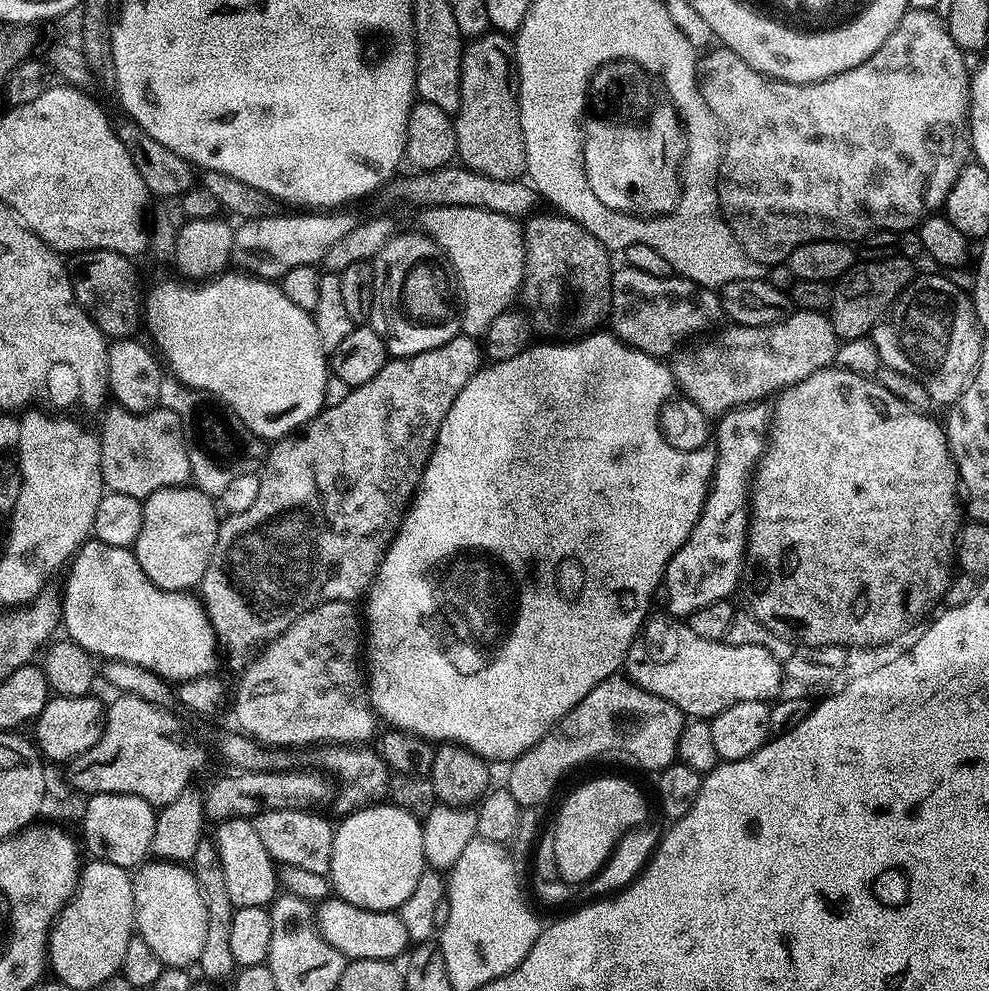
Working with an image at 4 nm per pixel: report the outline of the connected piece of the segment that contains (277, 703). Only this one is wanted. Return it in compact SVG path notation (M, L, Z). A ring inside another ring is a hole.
M339 600L338 602L326 602L325 604L319 604L317 608L312 608L309 612L303 612L302 615L298 618L298 622L294 622L290 625L290 627L285 630L280 637L276 640L272 640L269 644L265 644L262 651L259 653L260 656L257 658L256 661L253 662L252 665L249 666L248 669L244 672L244 677L240 680L240 685L236 688L236 724L241 733L247 736L249 740L255 742L257 745L260 744L269 744L272 748L304 748L307 744L320 744L319 746L360 746L363 745L365 742L368 742L368 739L375 737L378 732L378 727L376 728L376 724L378 725L378 717L373 709L372 706L372 698L370 695L370 688L369 685L366 683L366 672L365 669L362 667L362 649L365 647L366 644L366 628L365 625L362 623L362 612L356 609L357 605L350 600Z

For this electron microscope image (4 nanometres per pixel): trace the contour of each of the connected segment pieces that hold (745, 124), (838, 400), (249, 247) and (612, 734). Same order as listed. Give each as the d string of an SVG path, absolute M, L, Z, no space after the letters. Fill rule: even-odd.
M909 8L908 12L902 18L902 22L898 22L898 26L890 34L890 38L886 38L886 42L882 42L882 46L878 46L878 50L874 50L874 54L870 54L870 58L866 58L866 62L862 62L858 66L854 66L850 70L842 70L842 74L834 74L825 80L816 80L813 84L795 84L794 82L786 82L785 80L776 80L773 76L768 76L764 72L754 70L742 58L738 58L738 54L734 54L734 50L723 46L716 46L713 52L708 52L699 57L696 62L696 85L702 90L702 98L706 98L706 103L710 105L710 110L714 110L714 114L722 122L724 127L724 157L722 158L722 166L718 174L718 198L720 199L720 212L724 215L725 222L730 226L730 230L734 234L736 241L742 246L744 253L754 262L771 266L771 264L783 265L787 261L788 255L798 246L802 246L811 240L843 240L845 242L860 242L873 229L879 230L885 228L897 234L904 234L907 228L915 229L920 221L939 213L943 209L945 200L948 199L950 190L954 186L954 182L958 178L960 171L964 169L965 164L970 160L970 133L968 130L968 106L970 103L970 64L966 59L965 53L954 42L954 38L948 33L945 21L936 17L937 13L933 10L918 10L917 8Z
M829 366L818 370L814 374L810 374L810 378L802 378L802 382L791 384L790 387L783 389L779 393L776 402L776 412L770 416L770 435L766 440L766 449L763 458L760 460L759 466L756 468L756 474L752 481L752 491L750 493L750 523L748 525L748 547L747 551L752 552L760 559L760 564L764 567L764 572L768 575L768 585L764 588L764 593L761 594L760 600L756 600L750 605L750 611L753 616L756 616L762 622L762 626L766 626L770 630L774 630L780 636L787 636L793 641L799 642L801 645L813 648L814 646L834 646L839 644L841 648L855 650L855 648L872 648L875 644L888 644L891 640L896 640L911 624L916 624L932 607L943 601L948 583L951 582L954 575L954 557L956 554L956 537L962 527L962 519L960 520L960 512L962 516L962 504L956 501L956 492L958 496L958 477L956 474L956 463L952 461L952 452L948 449L948 437L945 429L940 428L931 419L928 414L921 414L911 410L901 410L899 407L888 408L888 403L893 403L894 398L882 387L875 379L865 376L858 376L841 370L835 366Z
M334 210L329 214L296 214L300 216L279 216L273 214L245 220L235 225L236 246L234 260L243 271L259 276L262 280L279 281L294 266L319 265L324 255L334 246L334 242L346 238L350 230L357 226L357 217L354 218L348 210Z
M617 674L594 686L594 690L590 690L590 694L586 694L586 698L567 712L533 748L511 761L506 787L510 794L514 794L514 802L528 810L542 803L571 768L607 752L629 756L638 767L659 774L676 760L678 738L685 723L684 713L673 704Z

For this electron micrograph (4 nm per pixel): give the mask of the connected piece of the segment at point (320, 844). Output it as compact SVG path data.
M274 809L272 811L261 811L254 817L254 823L258 830L258 838L262 838L262 846L271 854L277 865L286 867L297 867L310 870L311 873L328 876L332 871L332 851L334 850L333 821L323 820L315 811L300 811L298 809Z

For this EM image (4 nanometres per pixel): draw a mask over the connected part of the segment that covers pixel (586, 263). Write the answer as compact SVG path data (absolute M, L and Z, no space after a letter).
M532 214L527 217L526 223L523 225L524 230L524 287L522 289L522 300L528 303L527 311L533 316L536 315L536 320L540 324L545 324L548 328L576 328L579 324L588 324L595 316L609 315L611 309L611 278L614 271L613 257L610 255L609 249L602 246L602 242L598 242L598 238L594 238L594 234L587 232L582 226L578 226L578 222L574 222L569 216L561 216L559 214L551 214L552 216L536 216Z

